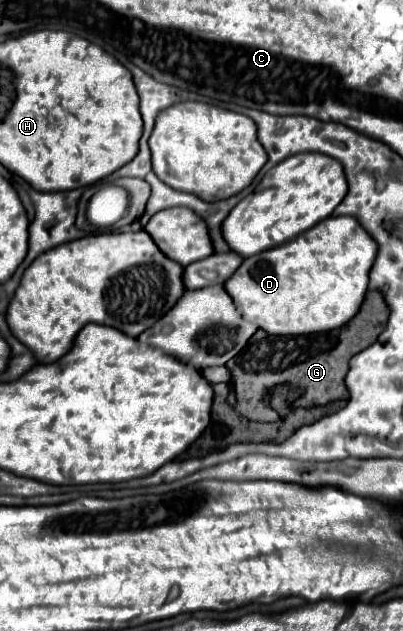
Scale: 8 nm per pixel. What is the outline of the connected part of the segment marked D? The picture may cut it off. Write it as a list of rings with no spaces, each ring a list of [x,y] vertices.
[[[328,217],[288,243],[246,257],[226,287],[244,319],[270,335],[332,331],[358,313],[376,253],[378,243],[356,217]]]

